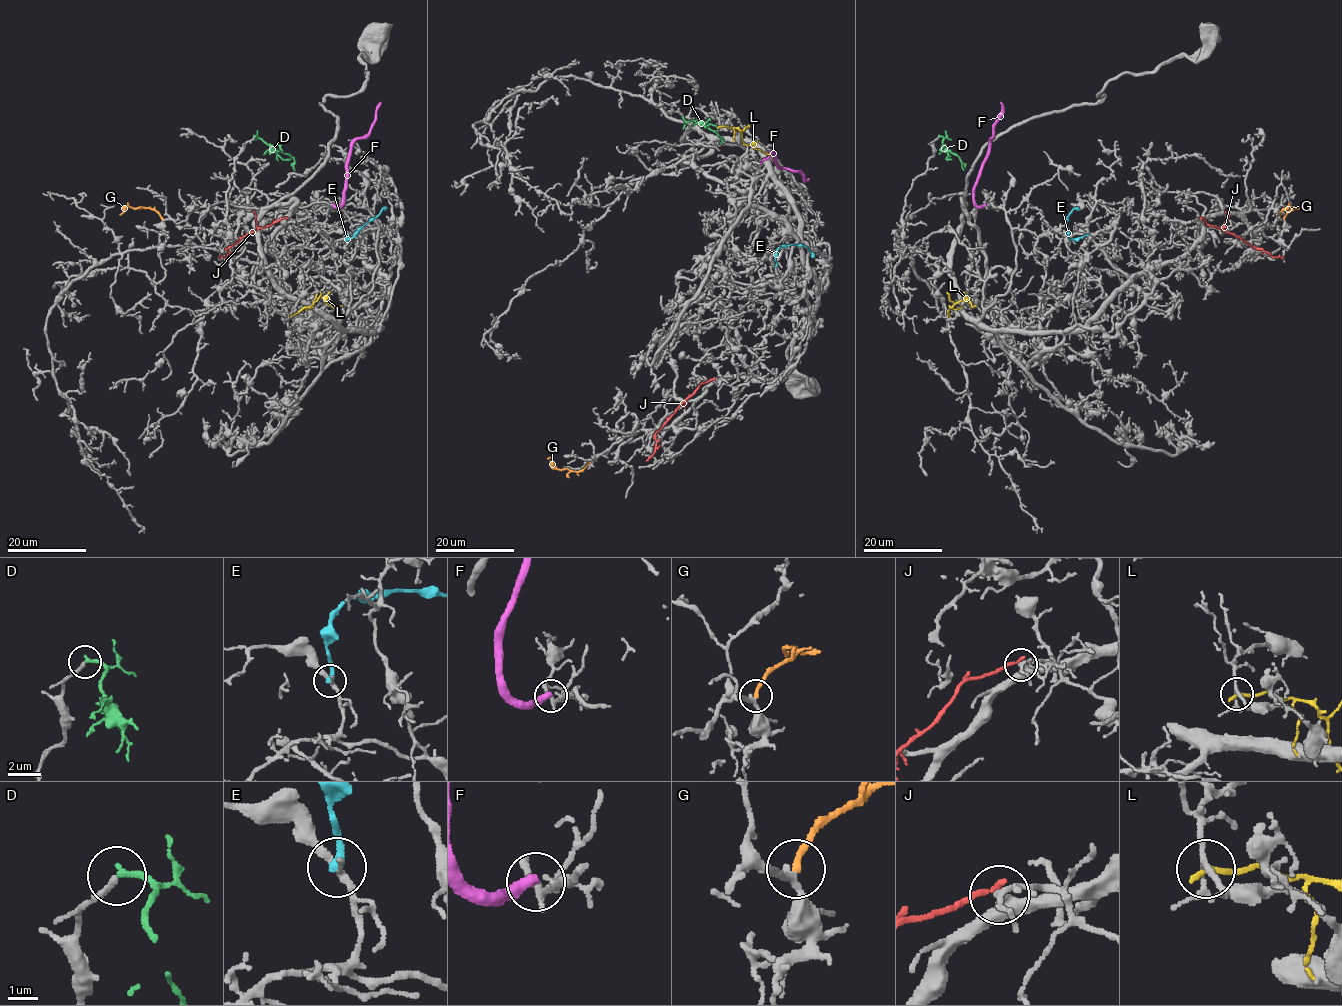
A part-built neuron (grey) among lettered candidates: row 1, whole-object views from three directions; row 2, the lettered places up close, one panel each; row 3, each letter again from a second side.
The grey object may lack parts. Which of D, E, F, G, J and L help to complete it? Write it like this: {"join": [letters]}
{"join": ["D", "G"]}

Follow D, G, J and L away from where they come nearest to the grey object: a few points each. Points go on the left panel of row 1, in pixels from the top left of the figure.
D: (255, 137), (289, 154), (294, 160), (295, 170)
G: (162, 219), (151, 208), (129, 207), (119, 214)
J: (286, 218), (247, 234), (227, 249), (226, 256), (217, 256)
L: (292, 315), (317, 298), (323, 298), (332, 307), (341, 306)

